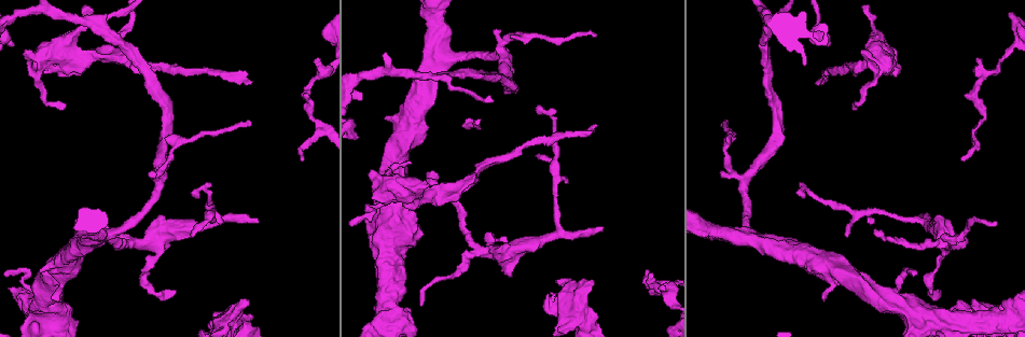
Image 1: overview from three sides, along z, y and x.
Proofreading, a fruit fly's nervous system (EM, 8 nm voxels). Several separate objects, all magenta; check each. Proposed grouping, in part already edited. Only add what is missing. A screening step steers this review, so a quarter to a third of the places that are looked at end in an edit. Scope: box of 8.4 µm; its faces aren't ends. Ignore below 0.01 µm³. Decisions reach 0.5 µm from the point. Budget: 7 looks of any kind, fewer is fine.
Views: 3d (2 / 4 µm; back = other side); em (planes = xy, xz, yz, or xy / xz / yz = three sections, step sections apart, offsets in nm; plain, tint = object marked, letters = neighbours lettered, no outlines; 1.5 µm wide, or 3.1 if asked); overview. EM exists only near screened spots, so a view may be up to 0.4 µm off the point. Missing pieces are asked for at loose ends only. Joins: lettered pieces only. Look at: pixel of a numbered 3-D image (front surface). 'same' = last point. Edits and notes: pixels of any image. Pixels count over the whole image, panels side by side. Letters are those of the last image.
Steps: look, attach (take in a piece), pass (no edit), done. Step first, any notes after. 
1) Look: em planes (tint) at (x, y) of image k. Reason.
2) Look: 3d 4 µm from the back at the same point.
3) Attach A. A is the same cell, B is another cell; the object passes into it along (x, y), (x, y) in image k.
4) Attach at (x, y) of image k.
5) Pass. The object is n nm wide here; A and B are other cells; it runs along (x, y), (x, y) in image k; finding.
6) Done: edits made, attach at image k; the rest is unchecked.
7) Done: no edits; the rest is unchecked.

Look: 3d 4 µm at (873, 233) of image 1. An open end.

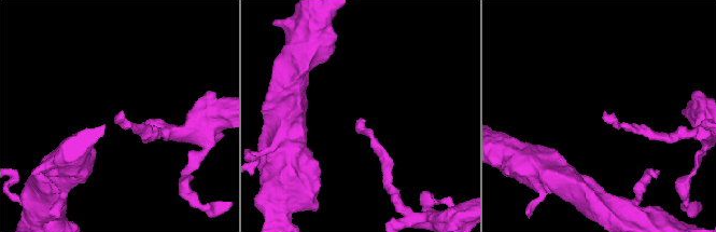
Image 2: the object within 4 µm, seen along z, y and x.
Look: em xy step 4 (tint) at (117, 114) of image 2.

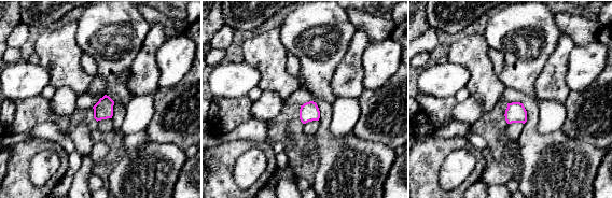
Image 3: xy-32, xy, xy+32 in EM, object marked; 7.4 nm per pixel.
Look: em planes (letters) at the same point.

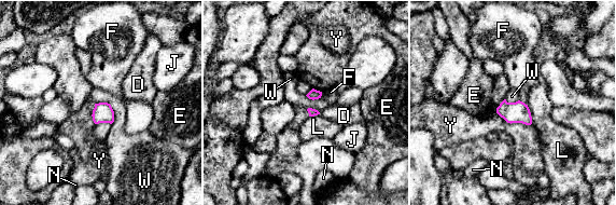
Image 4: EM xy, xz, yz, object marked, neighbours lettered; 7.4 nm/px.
Pass. The object is 80 nm wide here; D, E, F, J, L, N, W and Y are other cells; a border runs along (95, 103), (110, 105), (111, 124) in image 4; no lettered piece goes on from it.

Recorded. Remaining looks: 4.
Look: em xz step 8 (letters) at (603, 228) of image 1. Branch stops here.

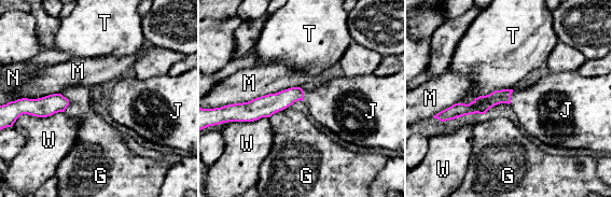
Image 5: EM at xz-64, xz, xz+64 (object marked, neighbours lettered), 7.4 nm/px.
Look: em planes (letters) at the same point. Another direction.

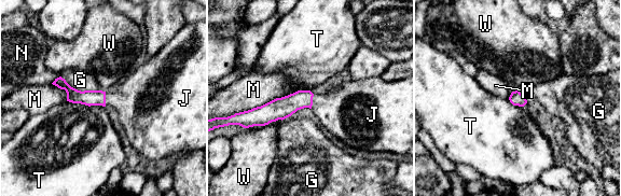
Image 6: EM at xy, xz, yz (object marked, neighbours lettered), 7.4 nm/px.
Attach J. The longest contact is with M, 420 nm; J is the same cell, G, M, N, T and W are other cells; the neuron continues.

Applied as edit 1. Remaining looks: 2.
Done: edits made, attach at image 6; the rest is unchecked.

